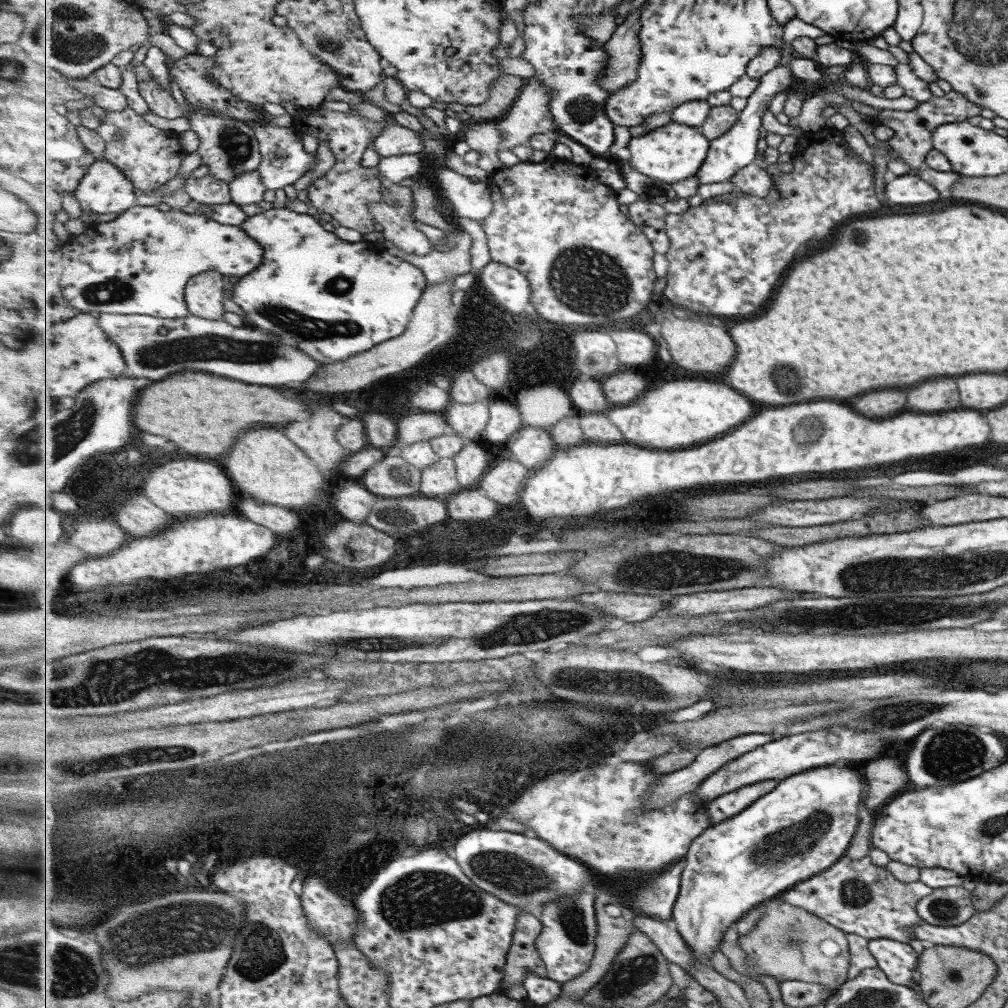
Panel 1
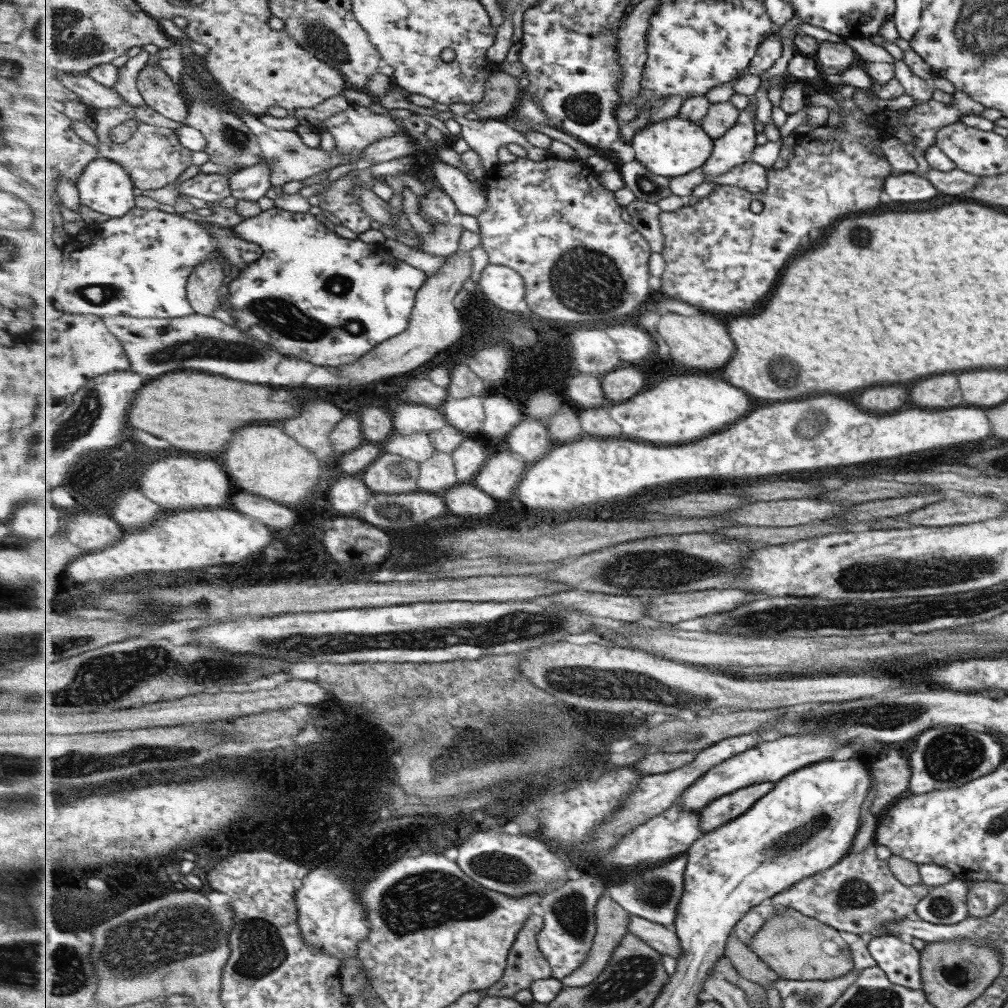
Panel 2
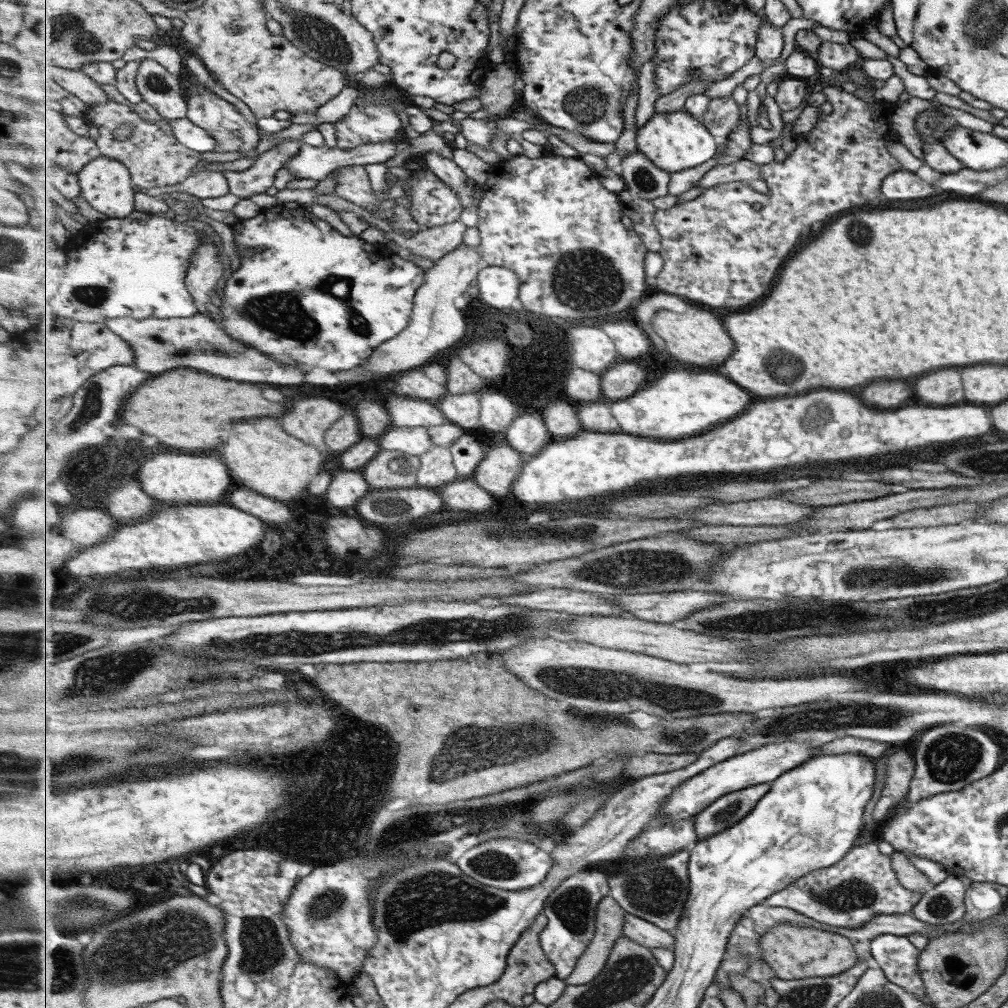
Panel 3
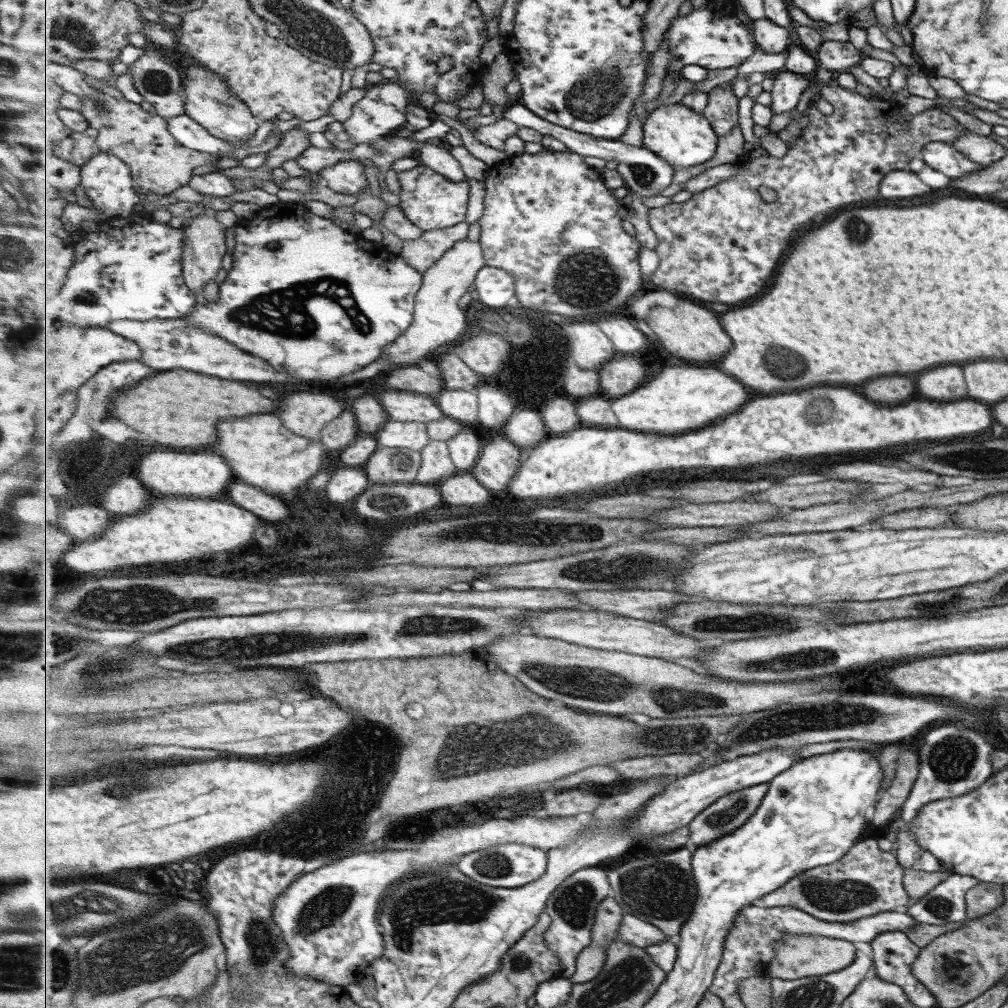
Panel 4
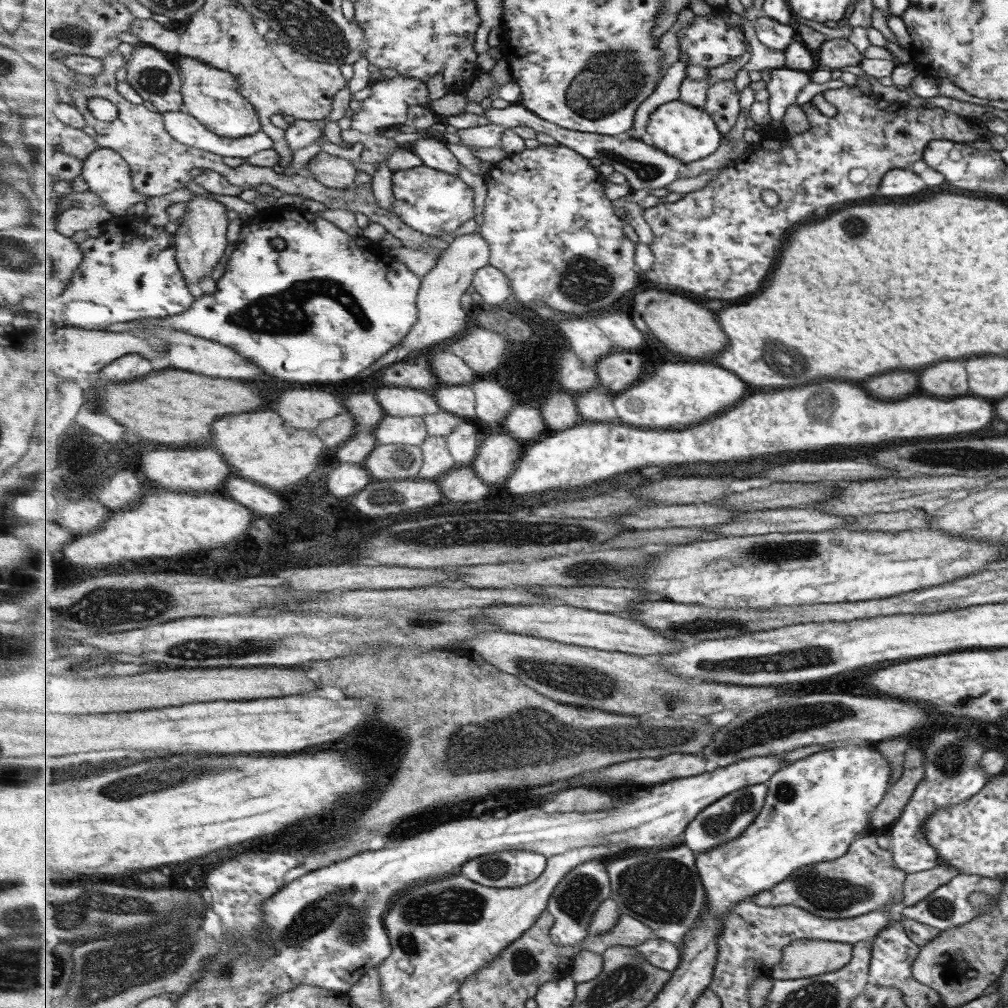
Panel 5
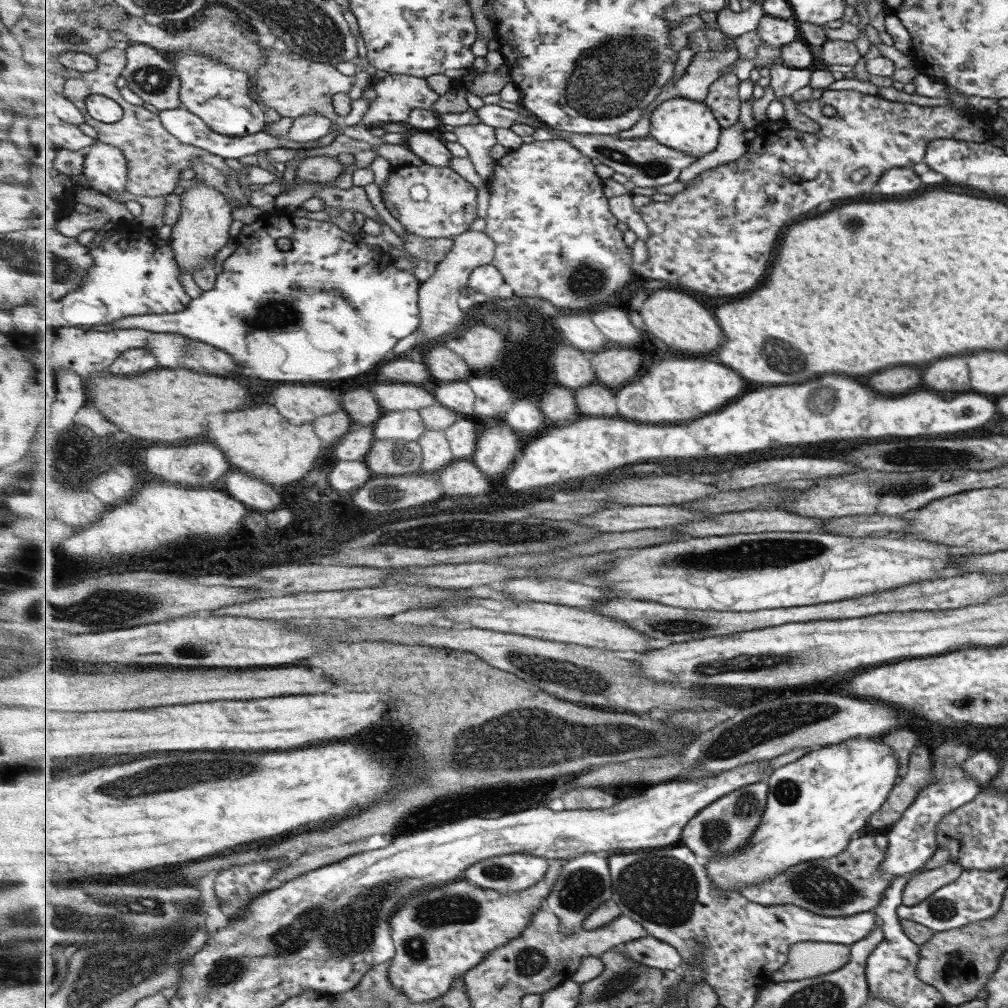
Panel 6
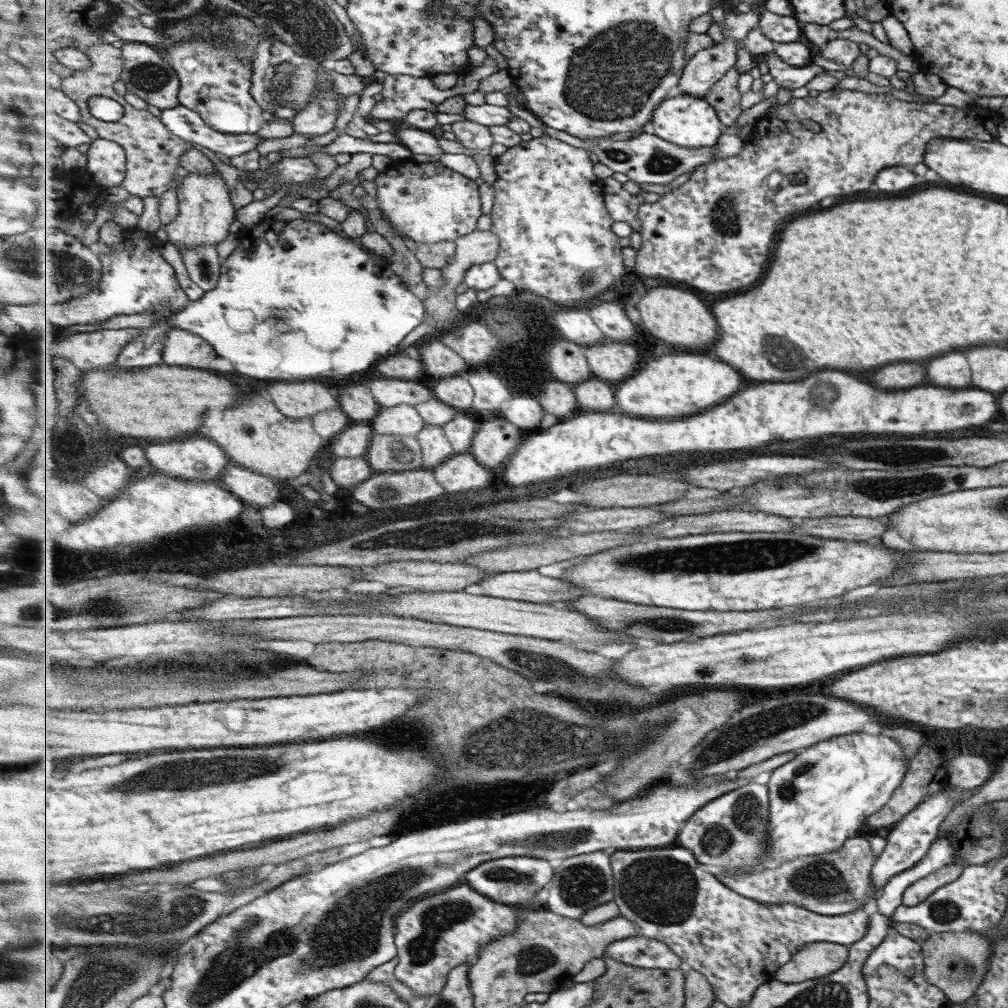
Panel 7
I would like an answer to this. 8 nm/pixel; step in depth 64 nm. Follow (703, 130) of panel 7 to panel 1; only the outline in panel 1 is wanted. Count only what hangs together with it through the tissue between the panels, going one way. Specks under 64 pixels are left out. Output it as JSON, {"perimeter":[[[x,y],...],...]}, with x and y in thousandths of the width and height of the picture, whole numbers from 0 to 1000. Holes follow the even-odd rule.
{"perimeter":[[[665,121],[657,127],[640,132],[625,138],[622,146],[626,156],[622,166],[630,165],[634,171],[649,177],[651,180],[660,180],[664,183],[676,181],[692,173],[700,161],[705,145],[704,137],[688,125],[680,125],[674,121]]]}

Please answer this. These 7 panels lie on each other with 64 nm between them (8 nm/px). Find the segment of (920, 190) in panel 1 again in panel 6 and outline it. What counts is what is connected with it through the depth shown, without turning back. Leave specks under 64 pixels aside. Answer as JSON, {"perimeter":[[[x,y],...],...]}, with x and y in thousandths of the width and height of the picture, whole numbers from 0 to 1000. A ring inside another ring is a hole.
{"perimeter":[[[888,166],[876,170],[870,181],[865,186],[868,192],[880,192],[880,194],[900,194],[916,187],[904,167]]]}

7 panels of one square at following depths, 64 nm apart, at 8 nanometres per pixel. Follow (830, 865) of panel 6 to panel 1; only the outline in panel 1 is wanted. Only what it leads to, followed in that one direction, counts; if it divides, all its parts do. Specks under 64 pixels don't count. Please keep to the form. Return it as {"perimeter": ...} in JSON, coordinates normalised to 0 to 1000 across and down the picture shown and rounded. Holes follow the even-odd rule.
{"perimeter":[[[858,848],[852,853],[832,851],[824,861],[796,873],[771,892],[804,905],[837,926],[860,933],[880,931],[902,937],[903,933],[908,933],[904,928],[904,919],[916,916],[910,909],[909,895],[924,884],[925,881],[912,873],[892,875],[878,860],[866,857],[863,849]]]}

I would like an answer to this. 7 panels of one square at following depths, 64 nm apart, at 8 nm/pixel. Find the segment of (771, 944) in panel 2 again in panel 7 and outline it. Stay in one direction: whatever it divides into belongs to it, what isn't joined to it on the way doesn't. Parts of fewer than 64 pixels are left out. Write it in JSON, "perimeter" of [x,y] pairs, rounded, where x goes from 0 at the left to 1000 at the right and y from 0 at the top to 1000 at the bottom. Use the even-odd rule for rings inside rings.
{"perimeter":[[[804,936],[788,946],[785,955],[779,956],[769,971],[780,976],[794,976],[810,969],[831,963],[839,955],[842,941],[834,937]]]}

